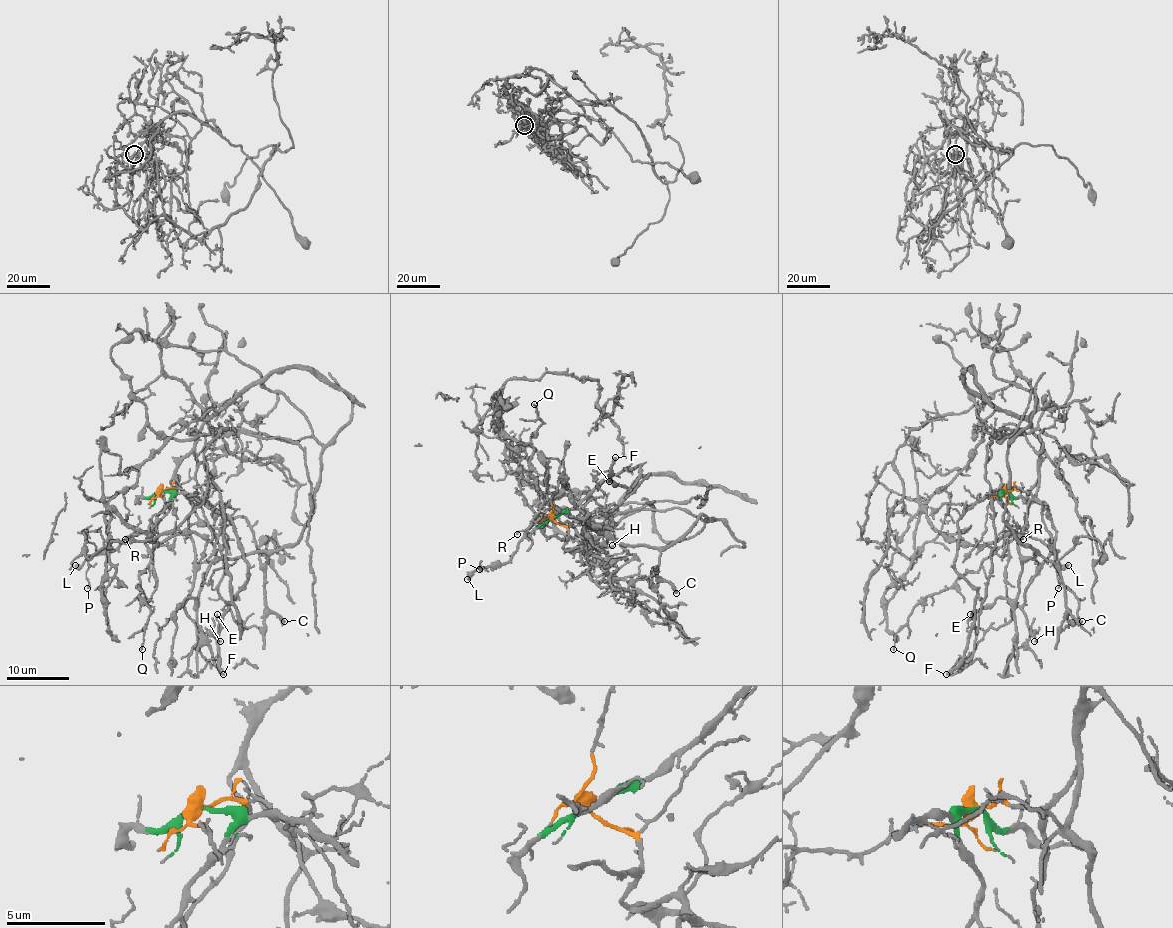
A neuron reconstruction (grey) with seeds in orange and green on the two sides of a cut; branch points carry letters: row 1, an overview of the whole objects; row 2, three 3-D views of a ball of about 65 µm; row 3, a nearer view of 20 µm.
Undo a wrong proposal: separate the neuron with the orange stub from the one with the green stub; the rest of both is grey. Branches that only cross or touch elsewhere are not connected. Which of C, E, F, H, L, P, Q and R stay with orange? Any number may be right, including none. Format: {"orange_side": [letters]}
{"orange_side": ["C", "H", "Q"]}

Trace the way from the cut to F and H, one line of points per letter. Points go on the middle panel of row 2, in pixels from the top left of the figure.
F: (552, 519), (567, 513), (606, 477), (640, 466), (640, 477), (631, 488), (615, 486), (609, 480), (615, 457)
H: (552, 519), (567, 530), (563, 547), (580, 547), (584, 562), (586, 542), (577, 533), (592, 547), (612, 545)

